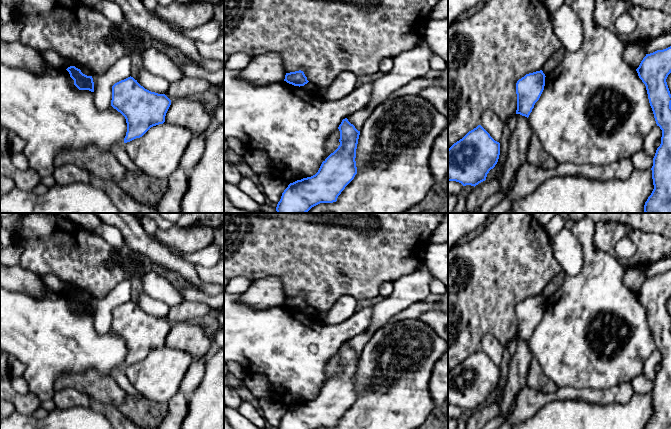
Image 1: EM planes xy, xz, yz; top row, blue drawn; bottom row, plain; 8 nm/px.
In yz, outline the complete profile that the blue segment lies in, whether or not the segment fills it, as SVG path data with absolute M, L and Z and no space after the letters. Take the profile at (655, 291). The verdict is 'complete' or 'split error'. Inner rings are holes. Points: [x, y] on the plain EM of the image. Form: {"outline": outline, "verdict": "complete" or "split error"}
{"outline": "M671 270L646 278L636 295L646 310L656 348L662 354L661 368L656 374L651 392L654 413L645 429L671 429L671 318L666 306L671 297Z", "verdict": "complete"}

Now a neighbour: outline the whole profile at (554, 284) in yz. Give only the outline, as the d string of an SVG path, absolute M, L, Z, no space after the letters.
M560 271L548 282L542 292L545 300L548 299L551 295L553 295L561 287L564 282L565 276L566 274L563 271Z

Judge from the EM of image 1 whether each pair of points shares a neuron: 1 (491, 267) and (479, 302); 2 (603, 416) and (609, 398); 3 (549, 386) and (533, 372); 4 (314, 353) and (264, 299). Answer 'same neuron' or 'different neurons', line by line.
1: same neuron
2: different neurons
3: same neuron
4: different neurons

